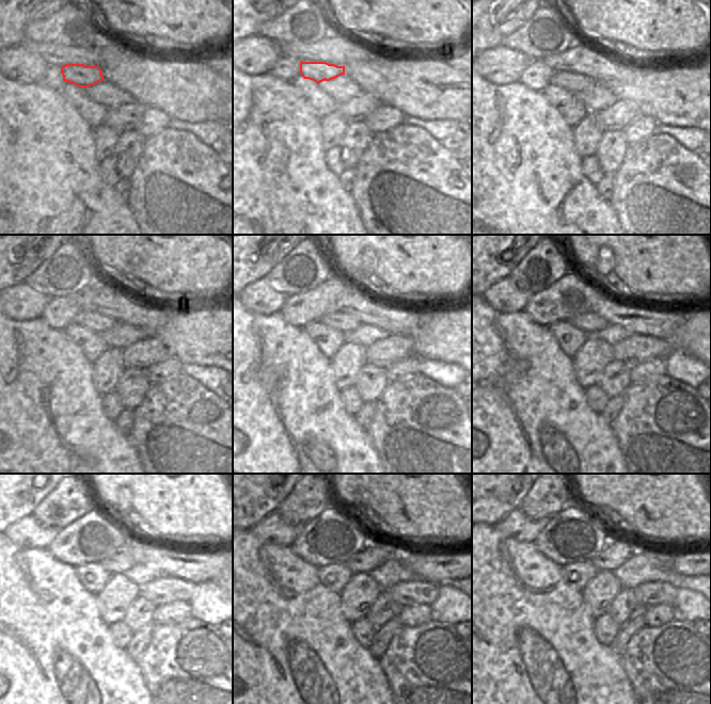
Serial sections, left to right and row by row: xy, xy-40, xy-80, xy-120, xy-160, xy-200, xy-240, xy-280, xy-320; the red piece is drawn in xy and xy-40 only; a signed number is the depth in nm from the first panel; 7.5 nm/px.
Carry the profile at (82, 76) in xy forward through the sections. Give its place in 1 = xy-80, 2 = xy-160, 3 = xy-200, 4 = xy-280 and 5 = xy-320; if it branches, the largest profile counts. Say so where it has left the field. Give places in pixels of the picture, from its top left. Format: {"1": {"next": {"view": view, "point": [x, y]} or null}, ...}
{"1": {"next": {"view": "xy-80", "point": [574, 82]}}, "2": {"next": {"view": "xy-160", "point": [338, 320]}}, "3": {"next": {"view": "xy-200", "point": [588, 322]}}, "4": {"next": {"view": "xy-280", "point": [372, 556]}}, "5": {"next": {"view": "xy-320", "point": [618, 549]}}}

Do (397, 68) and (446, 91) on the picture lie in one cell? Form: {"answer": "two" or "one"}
{"answer": "one"}

